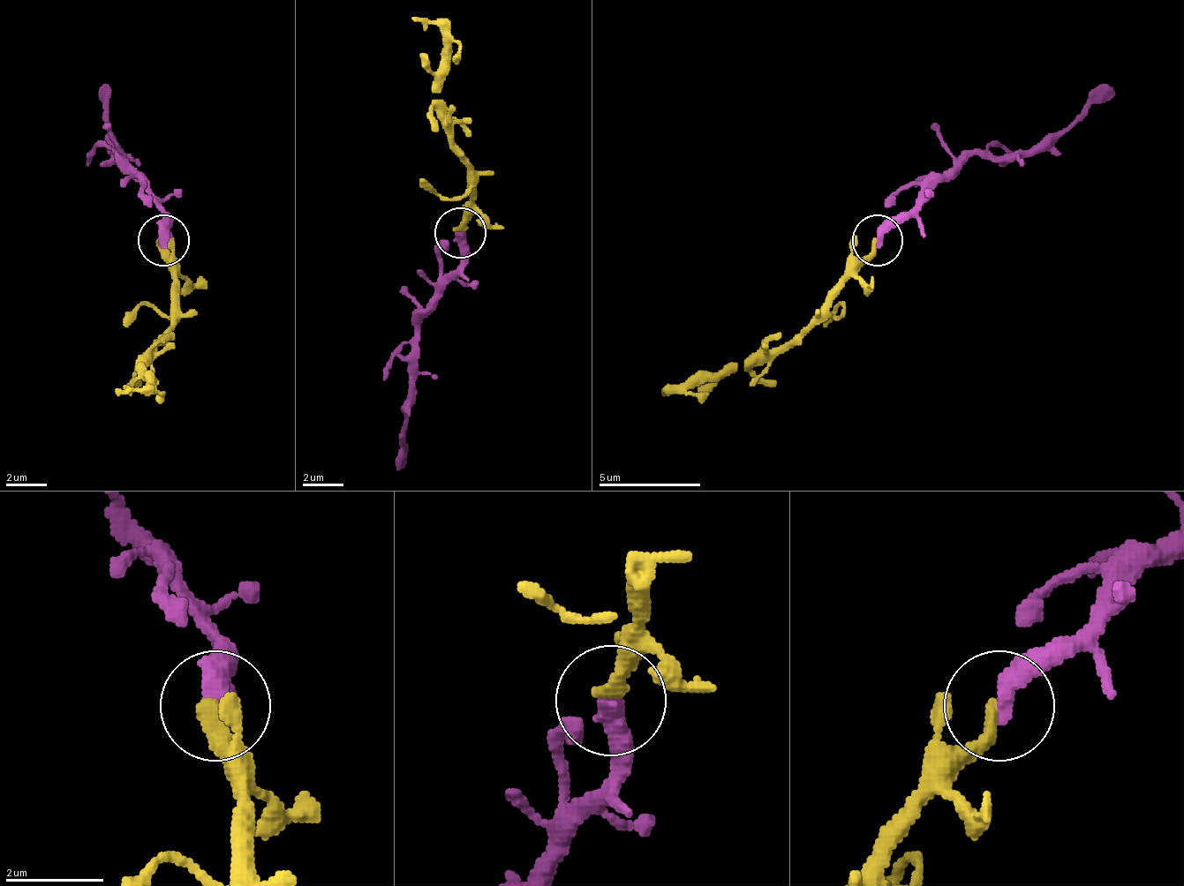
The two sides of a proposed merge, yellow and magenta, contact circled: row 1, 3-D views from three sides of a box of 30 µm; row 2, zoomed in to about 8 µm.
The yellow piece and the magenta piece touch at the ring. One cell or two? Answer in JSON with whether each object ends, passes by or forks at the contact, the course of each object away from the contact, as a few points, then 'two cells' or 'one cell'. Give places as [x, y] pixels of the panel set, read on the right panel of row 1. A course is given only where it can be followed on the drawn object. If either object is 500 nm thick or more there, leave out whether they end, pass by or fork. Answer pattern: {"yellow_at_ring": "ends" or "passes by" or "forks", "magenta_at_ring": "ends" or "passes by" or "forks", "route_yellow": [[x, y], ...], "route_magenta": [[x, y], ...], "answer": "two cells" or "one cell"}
{"yellow_at_ring": "ends", "magenta_at_ring": "ends", "route_yellow": [[876, 242], [810, 323], [773, 349], [676, 385], [661, 394]], "route_magenta": [[876, 242], [973, 154], [1050, 149], [1116, 93]], "answer": "one cell"}

